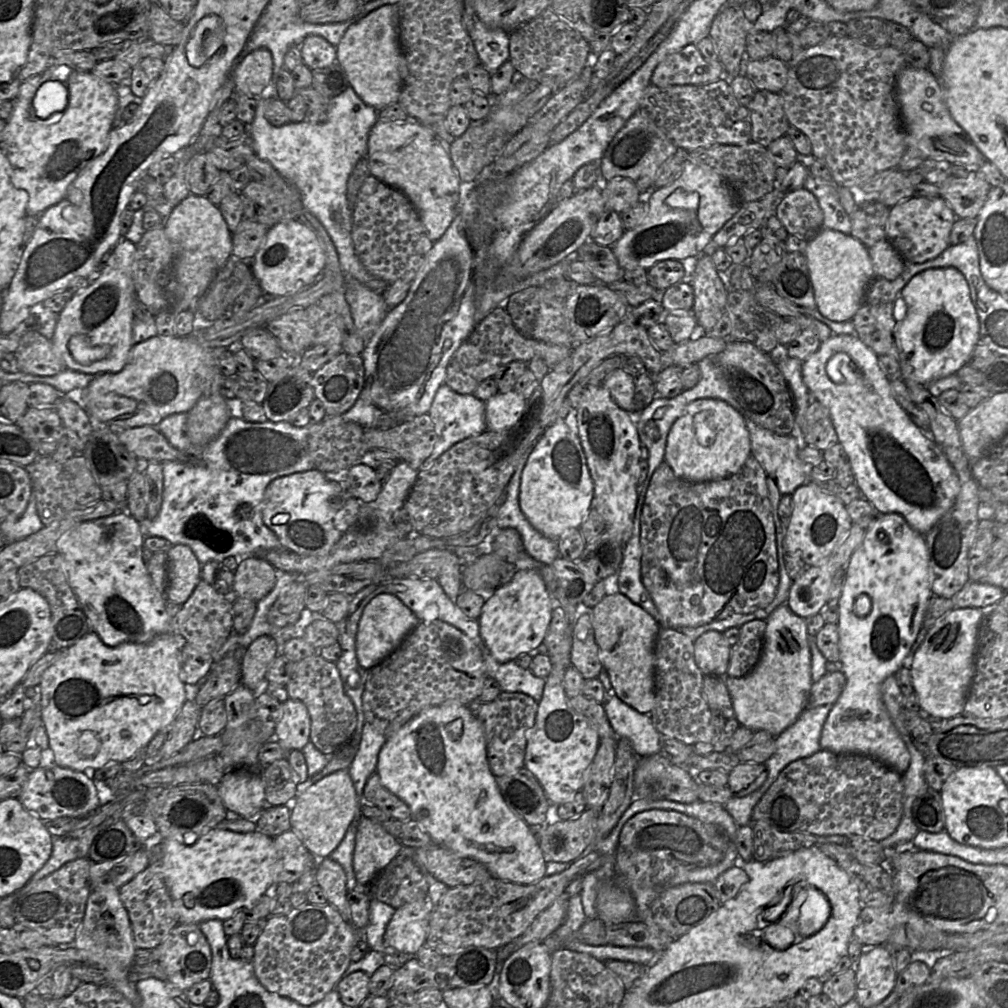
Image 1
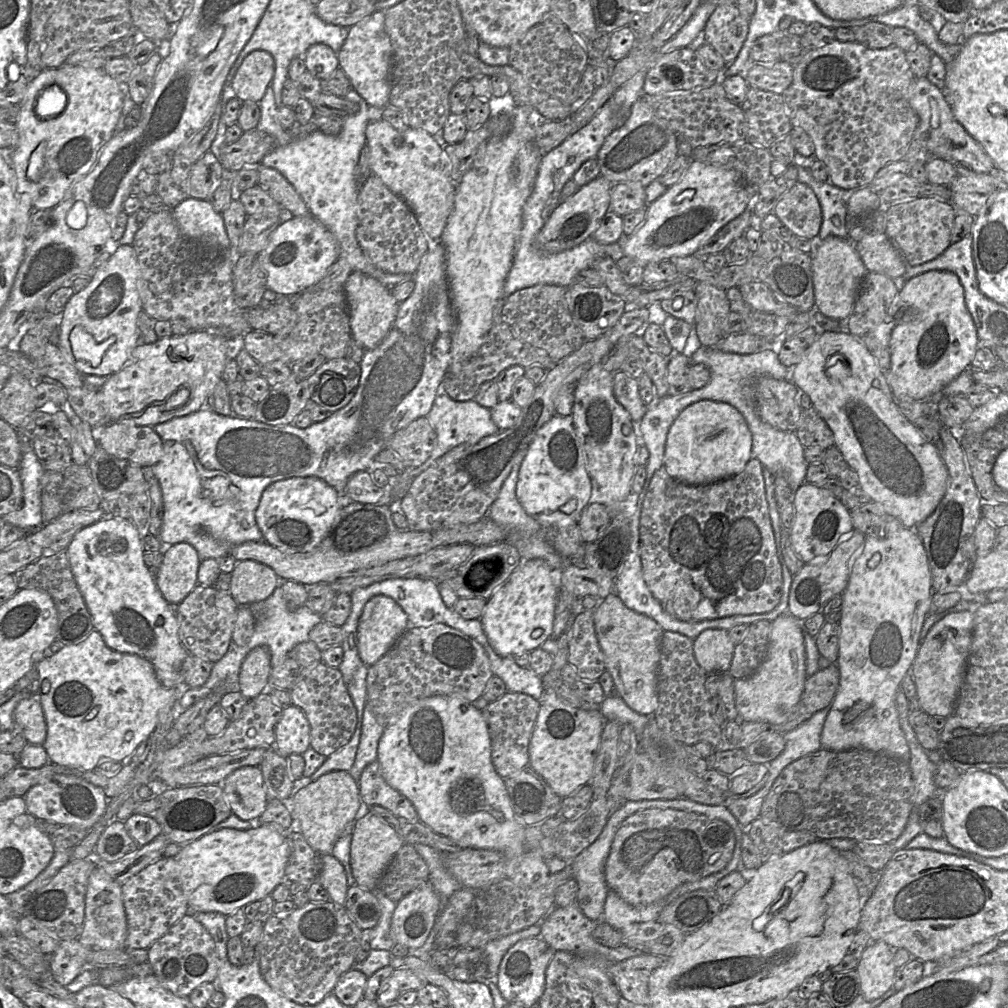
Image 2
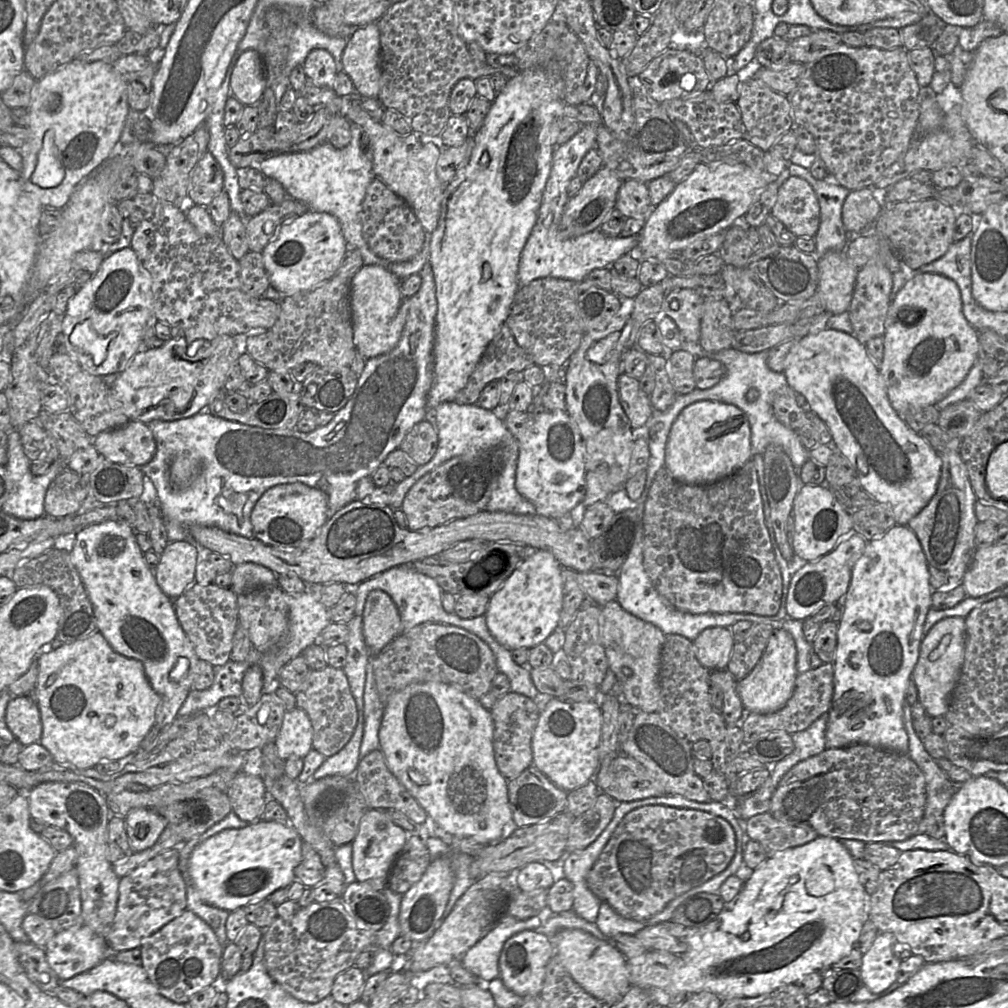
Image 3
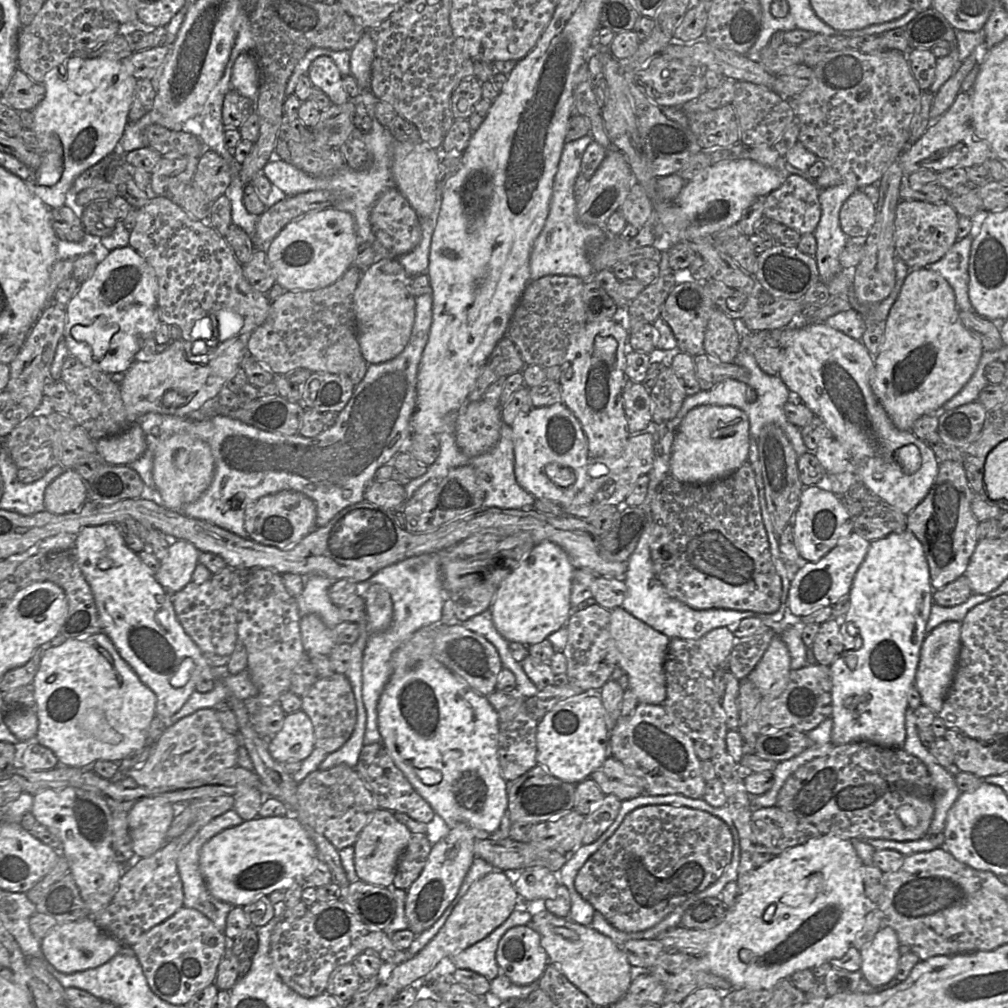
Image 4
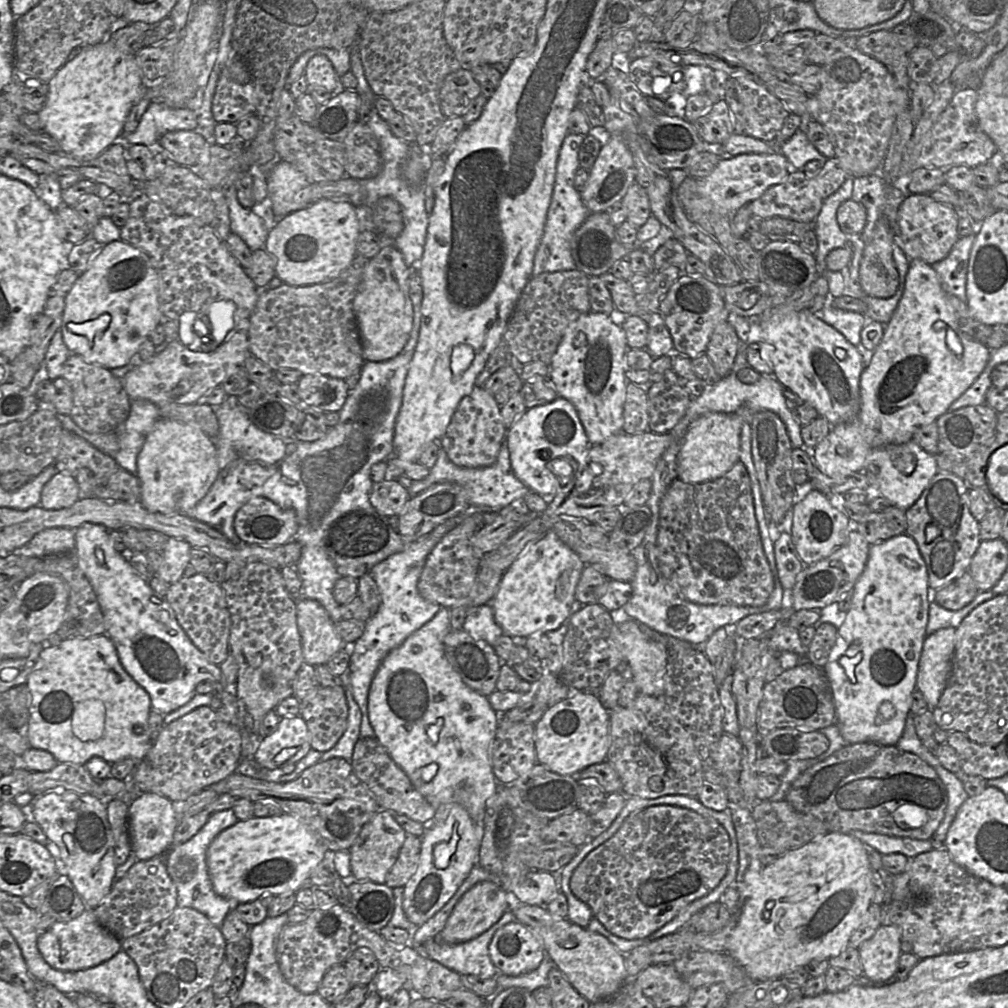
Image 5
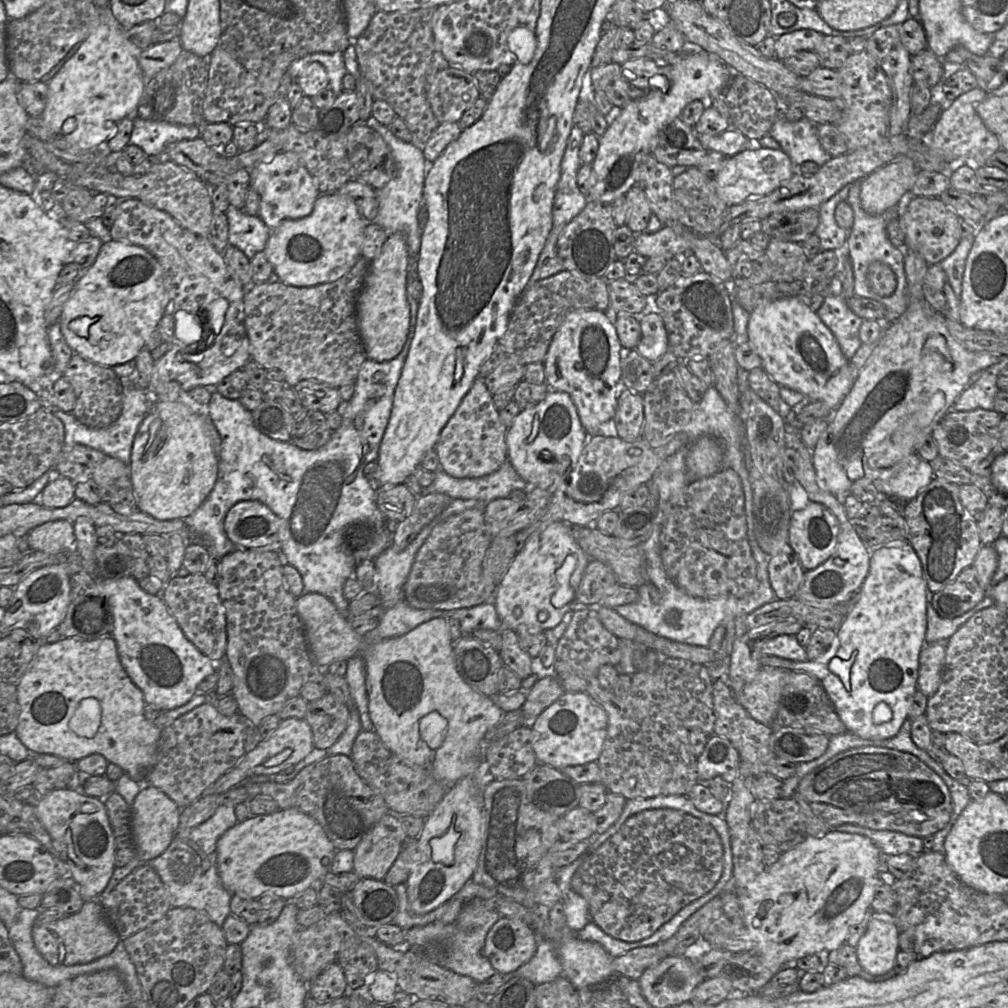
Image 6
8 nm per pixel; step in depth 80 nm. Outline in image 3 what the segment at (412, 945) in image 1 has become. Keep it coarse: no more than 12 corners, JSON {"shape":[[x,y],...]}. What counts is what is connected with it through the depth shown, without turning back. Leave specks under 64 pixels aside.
{"shape":[[432,859],[402,895],[400,935],[426,942],[453,884],[450,859]]}

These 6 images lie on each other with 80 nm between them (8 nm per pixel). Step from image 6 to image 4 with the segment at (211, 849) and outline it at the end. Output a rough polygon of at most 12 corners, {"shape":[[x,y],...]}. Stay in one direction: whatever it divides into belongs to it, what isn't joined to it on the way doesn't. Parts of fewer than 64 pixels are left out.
{"shape":[[233,809],[213,818],[181,849],[183,907],[201,912],[222,933],[233,906],[209,892],[200,850],[244,820]]}

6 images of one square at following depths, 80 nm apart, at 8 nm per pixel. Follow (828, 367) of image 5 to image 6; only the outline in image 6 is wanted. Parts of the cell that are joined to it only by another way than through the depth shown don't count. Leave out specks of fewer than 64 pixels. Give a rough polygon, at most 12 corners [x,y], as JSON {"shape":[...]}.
{"shape":[[798,297],[750,312],[747,337],[777,384],[836,409],[850,361]]}

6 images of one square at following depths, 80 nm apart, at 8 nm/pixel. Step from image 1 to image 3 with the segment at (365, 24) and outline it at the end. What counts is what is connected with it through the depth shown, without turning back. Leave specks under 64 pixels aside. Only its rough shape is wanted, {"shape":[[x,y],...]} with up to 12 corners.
{"shape":[[358,27],[342,53],[358,95],[378,99],[380,32]]}

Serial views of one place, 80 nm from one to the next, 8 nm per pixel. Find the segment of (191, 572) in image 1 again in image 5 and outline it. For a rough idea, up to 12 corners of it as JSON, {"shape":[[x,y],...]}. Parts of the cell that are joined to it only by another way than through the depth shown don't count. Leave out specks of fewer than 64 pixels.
{"shape":[[168,537],[155,576],[168,584],[183,577],[191,546]]}

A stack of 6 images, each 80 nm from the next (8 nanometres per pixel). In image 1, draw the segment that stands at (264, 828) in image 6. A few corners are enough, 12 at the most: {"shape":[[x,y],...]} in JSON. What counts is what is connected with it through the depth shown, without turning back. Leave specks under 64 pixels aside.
{"shape":[[274,837],[164,839],[179,923],[224,921],[274,887]]}

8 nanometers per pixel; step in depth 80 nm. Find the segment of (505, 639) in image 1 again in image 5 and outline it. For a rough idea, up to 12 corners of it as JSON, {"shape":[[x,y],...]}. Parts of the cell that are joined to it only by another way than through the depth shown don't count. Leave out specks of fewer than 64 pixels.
{"shape":[[552,531],[504,573],[491,601],[503,634],[570,616],[585,567]]}

